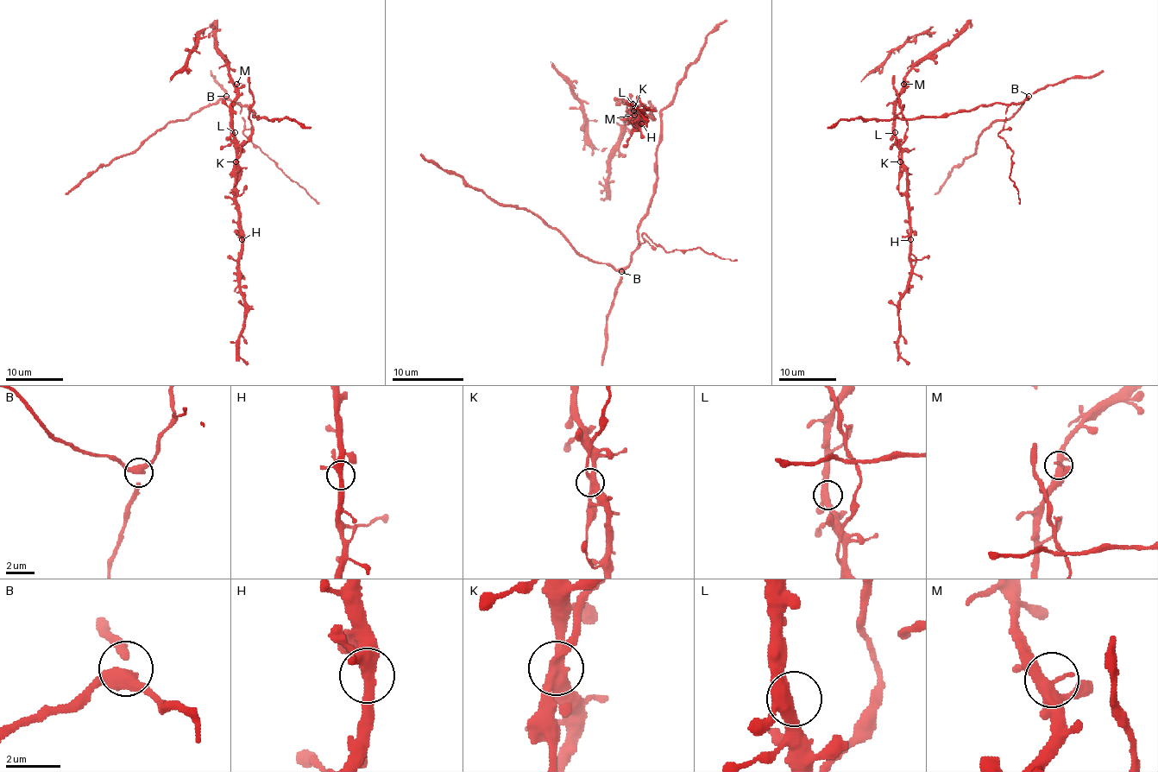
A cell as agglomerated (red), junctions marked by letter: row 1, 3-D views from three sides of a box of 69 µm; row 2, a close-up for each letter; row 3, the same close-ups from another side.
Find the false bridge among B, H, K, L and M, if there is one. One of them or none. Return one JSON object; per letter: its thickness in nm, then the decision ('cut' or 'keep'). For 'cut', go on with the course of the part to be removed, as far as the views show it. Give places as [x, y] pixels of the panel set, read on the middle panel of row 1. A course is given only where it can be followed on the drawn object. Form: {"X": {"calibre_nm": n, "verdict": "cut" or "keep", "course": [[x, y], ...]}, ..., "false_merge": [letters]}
{"B": {"calibre_nm": 400, "verdict": "keep"}, "H": {"calibre_nm": 360, "verdict": "keep"}, "K": {"calibre_nm": 360, "verdict": "cut", "course": [[634, 110], [639, 109], [653, 120], [650, 115], [655, 109], [650, 104]]}, "L": {"calibre_nm": 400, "verdict": "keep"}, "M": {"calibre_nm": 380, "verdict": "keep"}, "false_merge": ["K"]}

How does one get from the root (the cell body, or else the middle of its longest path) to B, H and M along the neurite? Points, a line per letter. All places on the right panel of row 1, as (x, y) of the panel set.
B: (940, 116), (969, 111), (996, 103), (1020, 104), (1028, 96)
H: (940, 116), (904, 120), (908, 129), (900, 151), (902, 168), (906, 173), (908, 184), (910, 239)
M: (940, 116), (906, 118), (906, 138), (900, 145), (895, 136), (895, 101), (903, 84)

